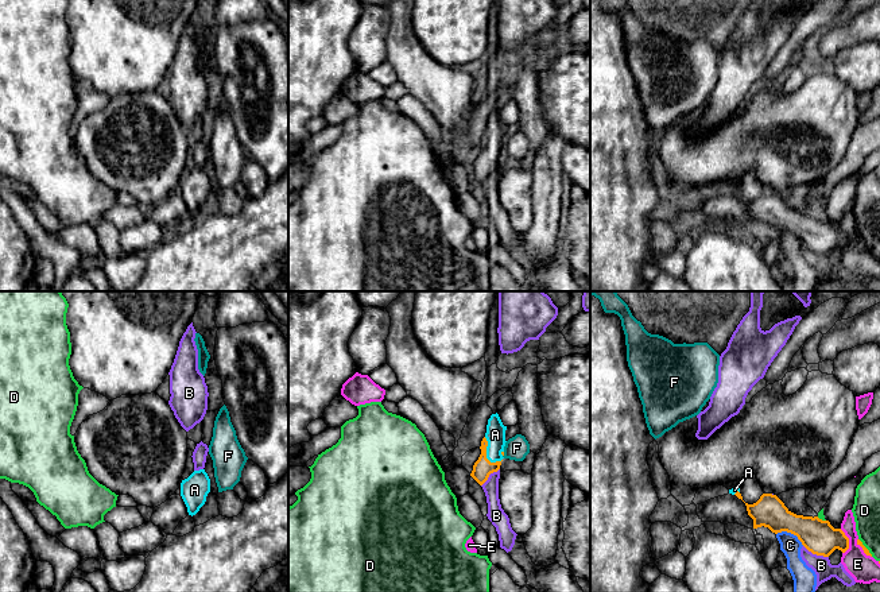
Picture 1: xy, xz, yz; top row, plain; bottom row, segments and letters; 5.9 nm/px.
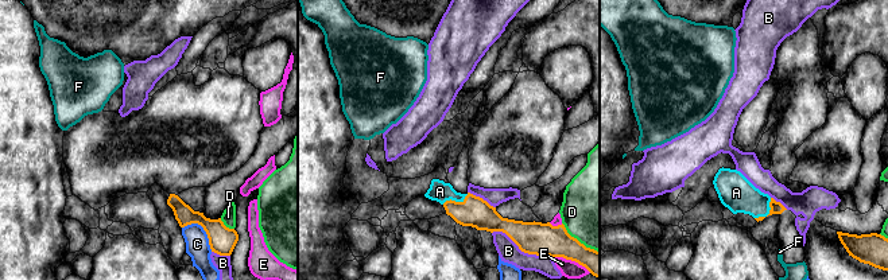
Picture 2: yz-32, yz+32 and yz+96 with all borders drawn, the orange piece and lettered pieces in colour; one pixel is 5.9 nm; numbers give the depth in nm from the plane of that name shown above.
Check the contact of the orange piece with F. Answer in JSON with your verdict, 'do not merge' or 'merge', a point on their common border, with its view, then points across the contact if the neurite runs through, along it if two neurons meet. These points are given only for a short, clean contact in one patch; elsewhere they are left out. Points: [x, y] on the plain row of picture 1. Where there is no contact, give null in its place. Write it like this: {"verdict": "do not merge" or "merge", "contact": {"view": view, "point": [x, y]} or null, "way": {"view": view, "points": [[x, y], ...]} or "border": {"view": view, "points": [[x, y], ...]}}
{"verdict": "do not merge", "contact": {"view": "xz", "point": [503, 153]}, "border": {"view": "xz", "points": [[504, 150], [503, 154]]}}

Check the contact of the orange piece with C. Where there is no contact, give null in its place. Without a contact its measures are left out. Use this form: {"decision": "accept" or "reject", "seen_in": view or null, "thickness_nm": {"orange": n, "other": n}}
{"decision": "reject", "seen_in": "yz", "thickness_nm": {"orange": 200, "other": 120}}

